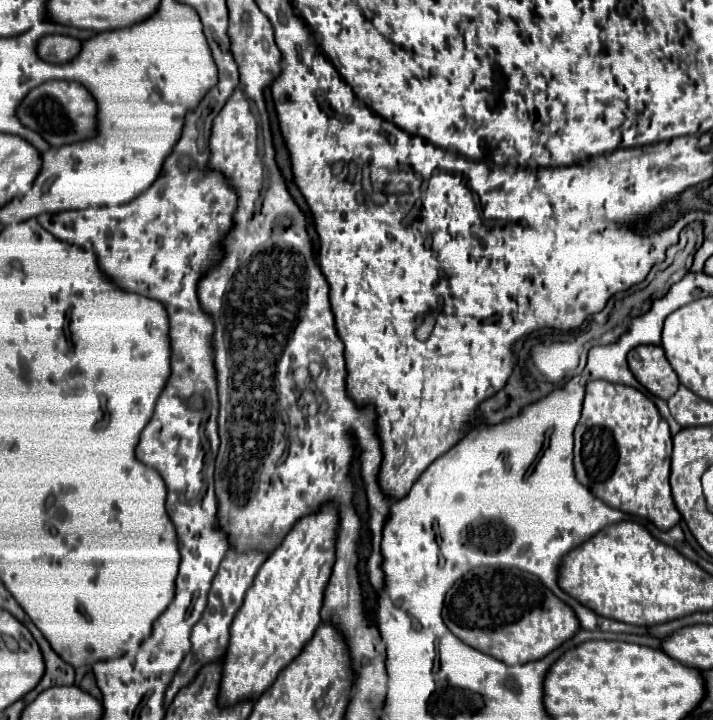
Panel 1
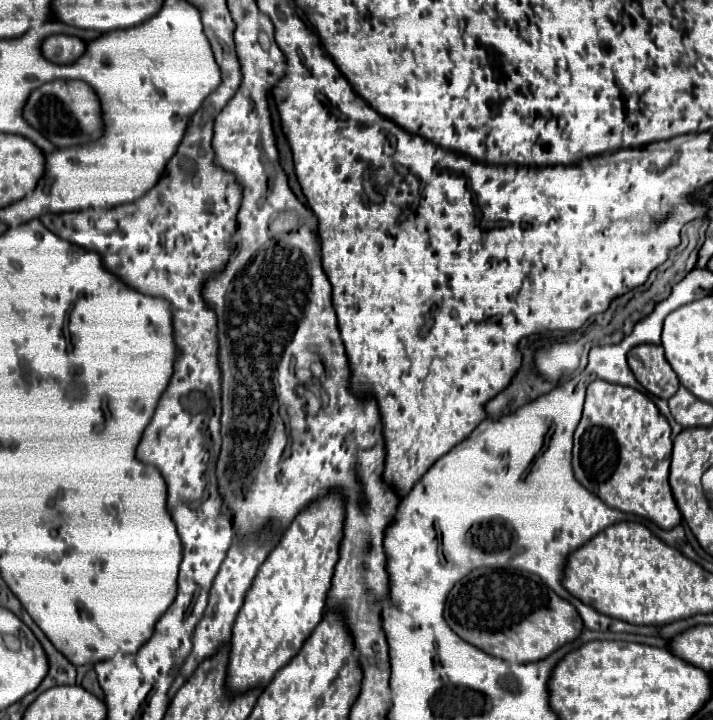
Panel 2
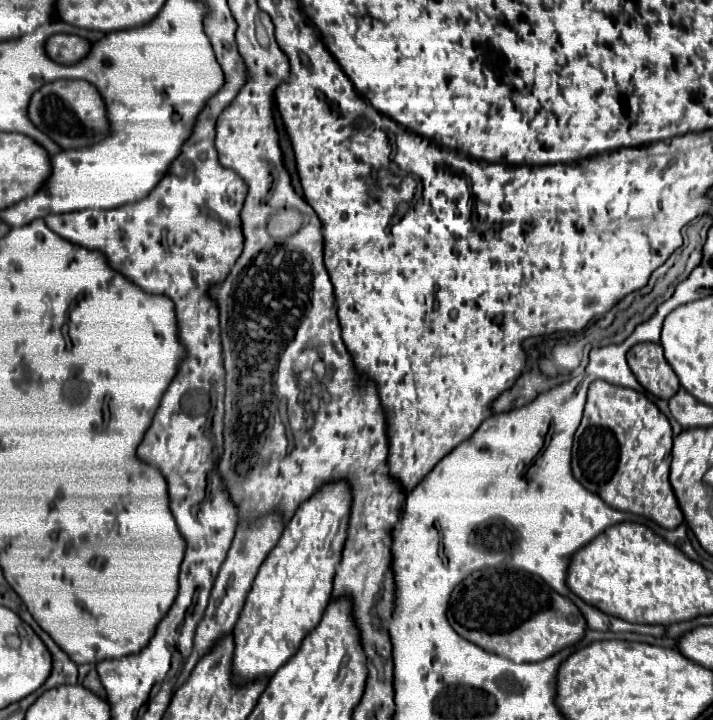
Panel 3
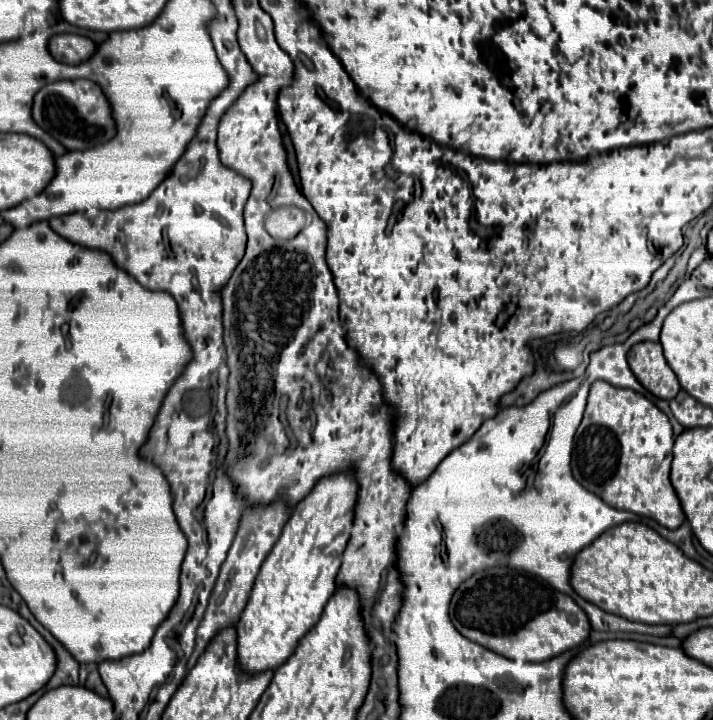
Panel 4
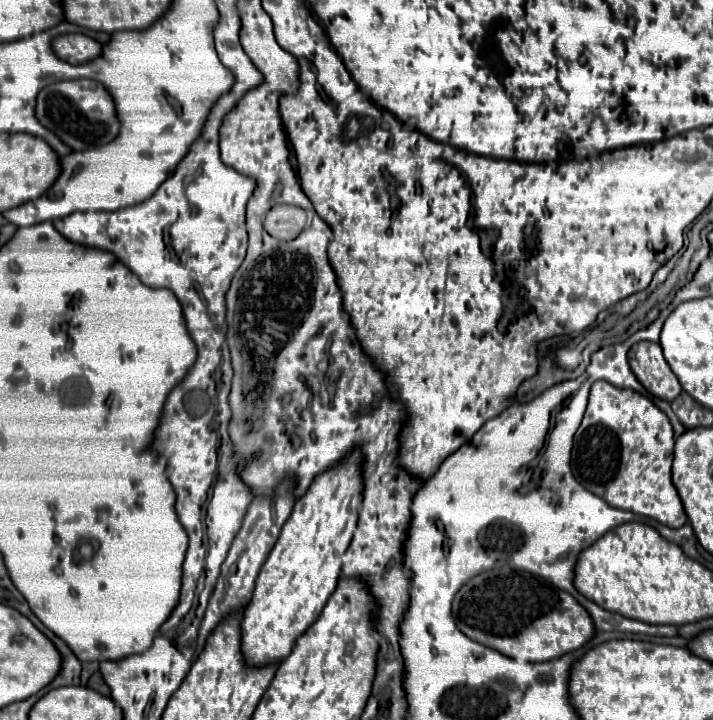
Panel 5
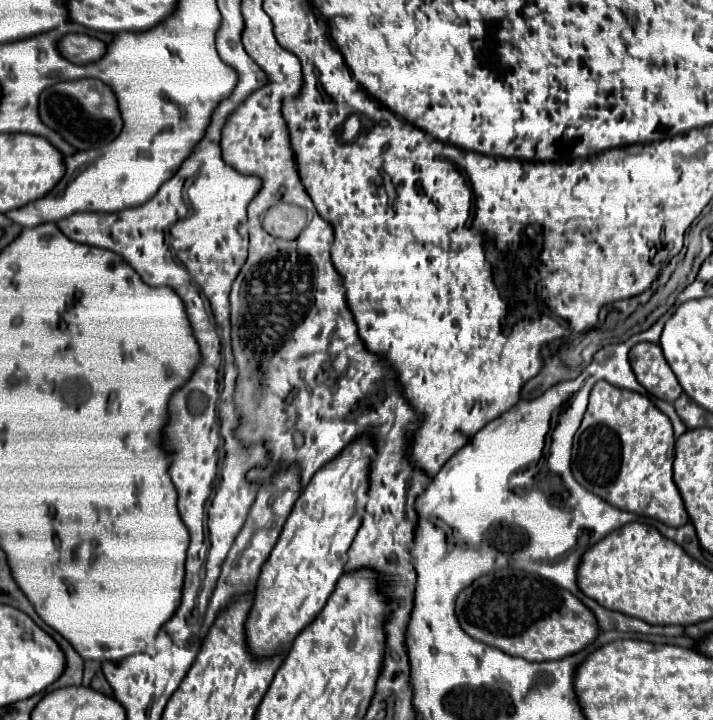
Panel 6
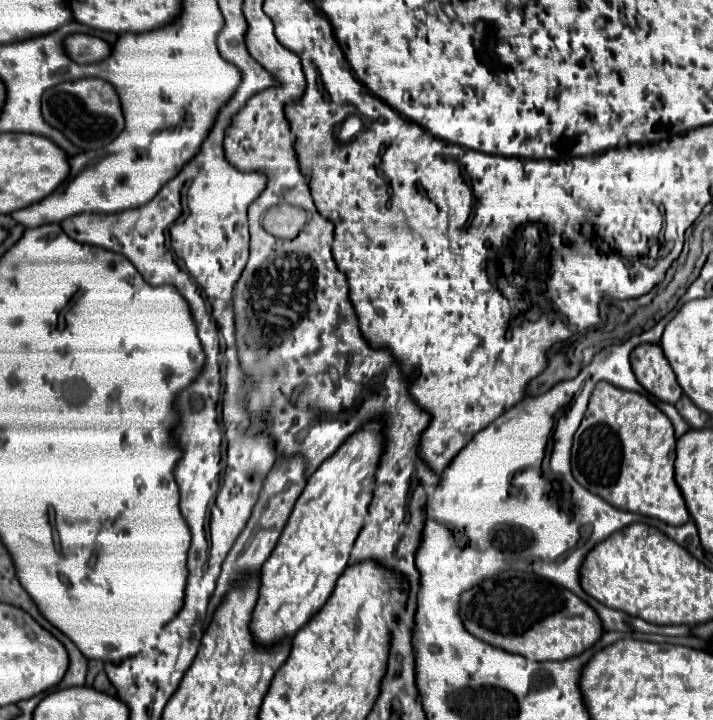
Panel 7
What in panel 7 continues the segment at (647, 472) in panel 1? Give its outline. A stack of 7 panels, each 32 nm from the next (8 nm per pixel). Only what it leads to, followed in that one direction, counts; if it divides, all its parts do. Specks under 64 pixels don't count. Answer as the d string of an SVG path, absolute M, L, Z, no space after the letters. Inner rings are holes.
M598 382L574 436L572 474L586 490L620 510L682 526L690 520L690 514L674 480L674 452L676 436L672 422L658 406L638 392Z

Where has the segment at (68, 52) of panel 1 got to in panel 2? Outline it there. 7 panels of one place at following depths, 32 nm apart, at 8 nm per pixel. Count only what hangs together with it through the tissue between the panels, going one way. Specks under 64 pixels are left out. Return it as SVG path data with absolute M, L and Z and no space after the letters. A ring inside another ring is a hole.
M56 34L48 36L42 42L42 52L44 58L48 58L54 64L72 64L76 62L76 58L80 58L86 52L86 42L76 36Z

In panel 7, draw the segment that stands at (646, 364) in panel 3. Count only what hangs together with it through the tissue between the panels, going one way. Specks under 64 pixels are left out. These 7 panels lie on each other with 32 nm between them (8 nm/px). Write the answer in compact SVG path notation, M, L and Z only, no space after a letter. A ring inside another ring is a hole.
M640 344L630 354L632 370L638 374L638 382L658 400L676 404L682 396L682 388L666 360L662 346L658 344Z

